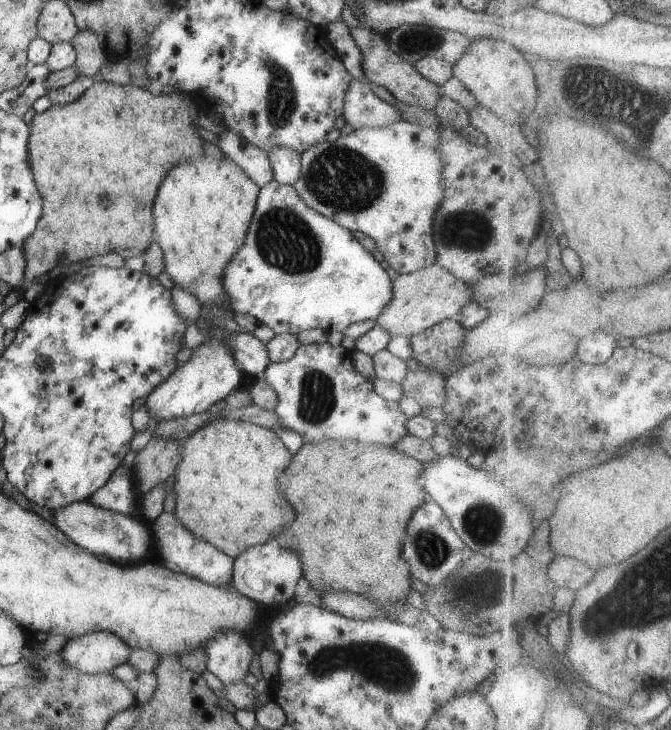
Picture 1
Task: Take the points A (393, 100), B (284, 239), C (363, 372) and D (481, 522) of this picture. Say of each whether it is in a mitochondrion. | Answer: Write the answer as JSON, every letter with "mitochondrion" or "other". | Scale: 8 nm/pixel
{"A":"other","B":"mitochondrion","C":"other","D":"mitochondrion"}

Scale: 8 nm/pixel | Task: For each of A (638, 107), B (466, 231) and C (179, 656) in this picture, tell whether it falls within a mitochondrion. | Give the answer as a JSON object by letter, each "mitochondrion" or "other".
{"A":"mitochondrion","B":"mitochondrion","C":"other"}

